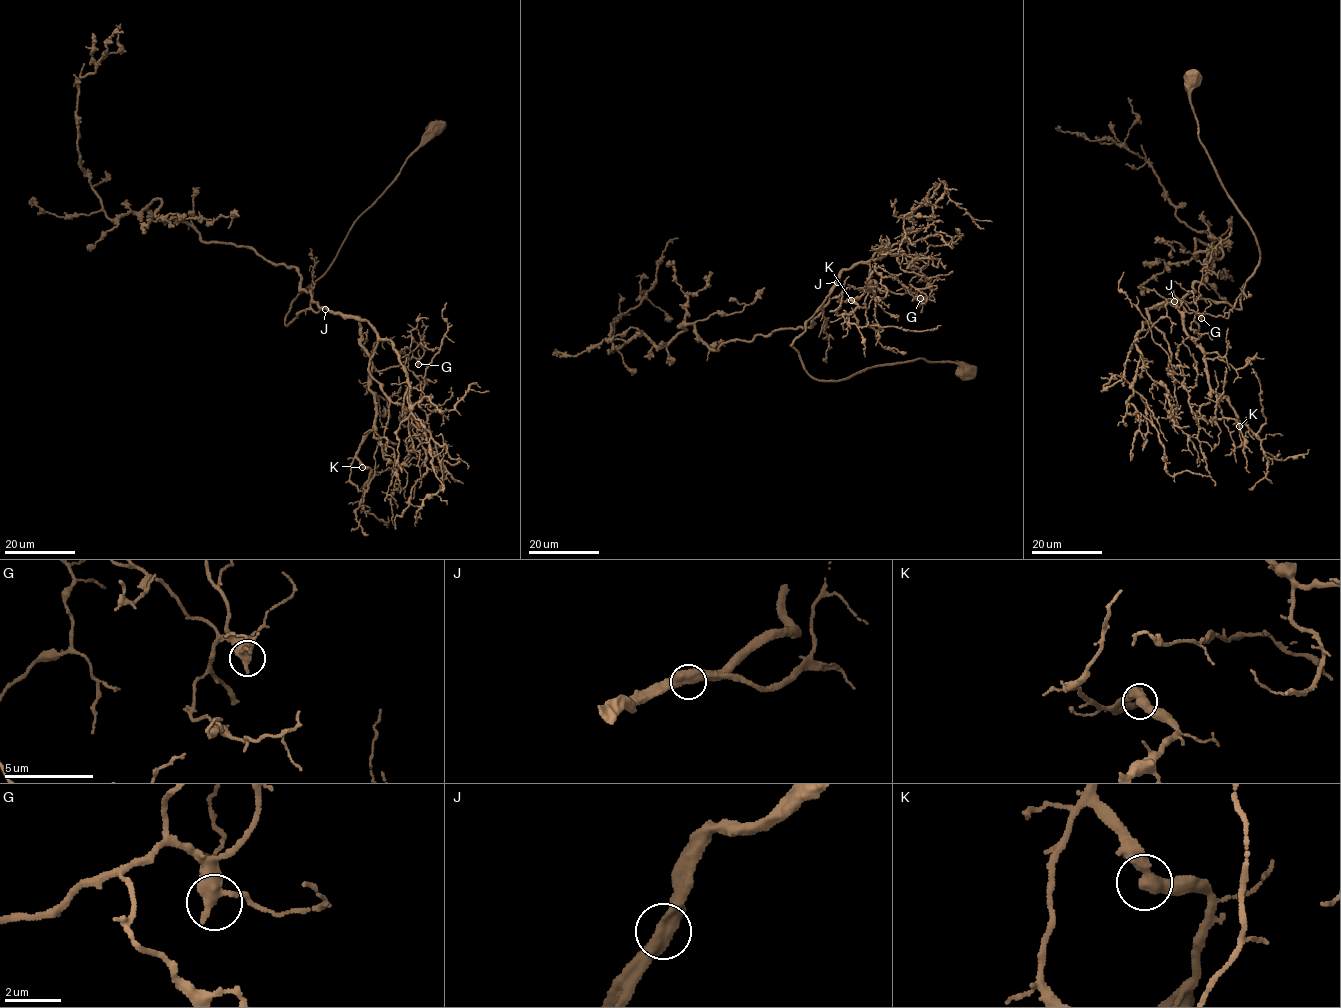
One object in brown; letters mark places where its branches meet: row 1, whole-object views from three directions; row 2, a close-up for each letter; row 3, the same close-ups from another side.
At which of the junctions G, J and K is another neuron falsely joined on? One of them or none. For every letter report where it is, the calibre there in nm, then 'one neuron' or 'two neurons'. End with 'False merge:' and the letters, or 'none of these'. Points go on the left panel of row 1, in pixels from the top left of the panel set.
G: place (418, 364); calibre 480 nm; one neuron
J: place (325, 309); calibre 500 nm; one neuron
K: place (362, 467); calibre 440 nm; one neuron
False merge: none of these

